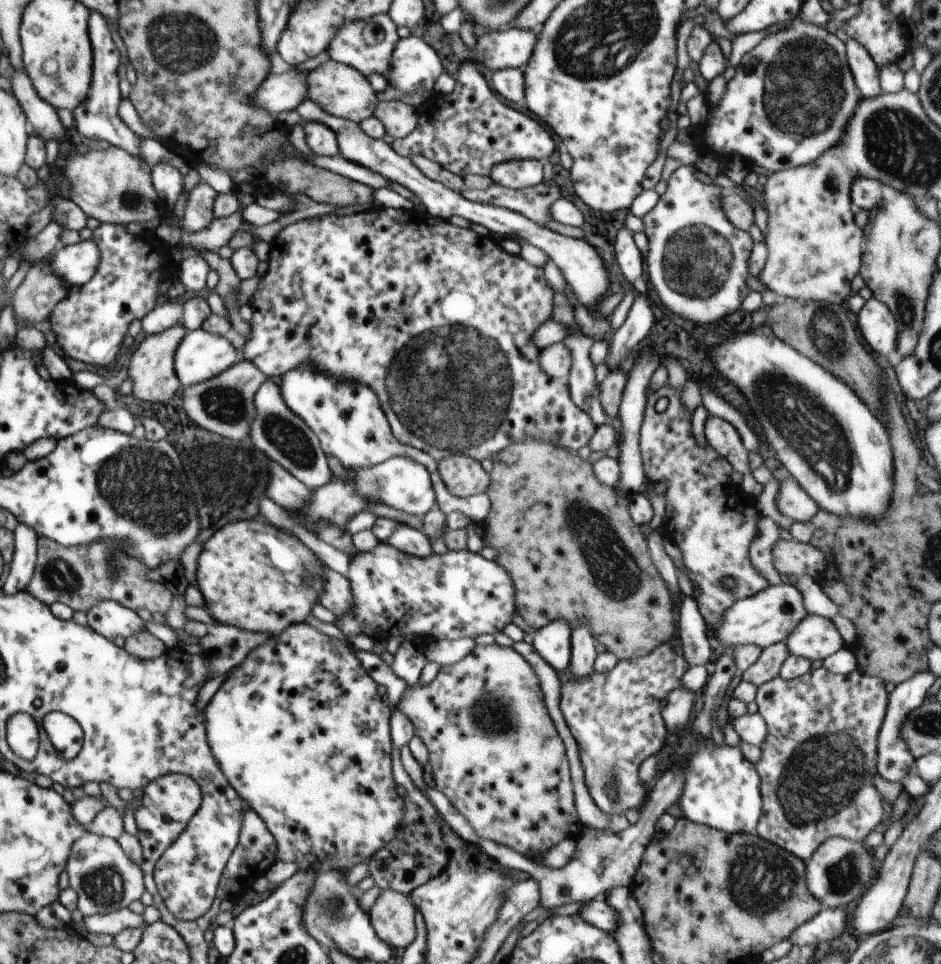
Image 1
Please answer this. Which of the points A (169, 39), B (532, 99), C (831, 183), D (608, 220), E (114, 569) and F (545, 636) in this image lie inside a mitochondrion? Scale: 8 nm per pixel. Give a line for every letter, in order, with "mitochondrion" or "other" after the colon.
A: mitochondrion
B: other
C: mitochondrion
D: other
E: mitochondrion
F: other

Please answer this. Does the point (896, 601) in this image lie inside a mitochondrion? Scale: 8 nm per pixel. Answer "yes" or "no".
no

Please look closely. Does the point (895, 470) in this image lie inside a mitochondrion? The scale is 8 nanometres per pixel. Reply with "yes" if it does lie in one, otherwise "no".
no

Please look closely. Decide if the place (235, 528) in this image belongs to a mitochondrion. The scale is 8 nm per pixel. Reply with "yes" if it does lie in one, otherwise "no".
no

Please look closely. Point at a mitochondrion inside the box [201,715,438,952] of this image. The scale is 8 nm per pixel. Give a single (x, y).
(331, 909)

